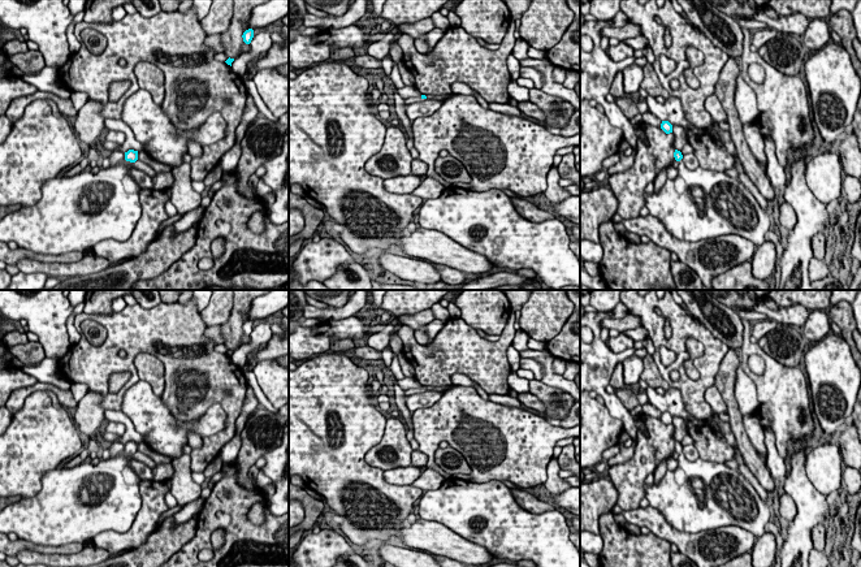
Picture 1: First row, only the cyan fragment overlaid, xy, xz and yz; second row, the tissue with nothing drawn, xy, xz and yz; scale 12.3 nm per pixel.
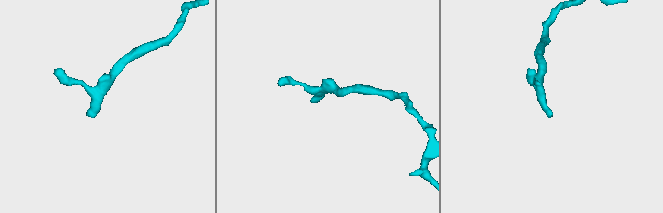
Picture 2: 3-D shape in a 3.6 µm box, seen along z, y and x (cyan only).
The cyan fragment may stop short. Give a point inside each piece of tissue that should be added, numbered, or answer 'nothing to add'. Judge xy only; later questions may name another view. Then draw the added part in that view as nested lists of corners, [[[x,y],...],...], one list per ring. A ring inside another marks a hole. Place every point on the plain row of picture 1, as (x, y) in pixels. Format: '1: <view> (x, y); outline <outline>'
1: xy (74, 505); outline [[[130,453],[120,454],[92,464],[88,459],[73,468],[56,468],[48,471],[42,479],[42,489],[31,498],[22,498],[0,511],[0,532],[16,533],[20,540],[42,546],[62,546],[83,544],[105,531],[127,532],[142,507],[139,492],[140,477],[131,468]]]

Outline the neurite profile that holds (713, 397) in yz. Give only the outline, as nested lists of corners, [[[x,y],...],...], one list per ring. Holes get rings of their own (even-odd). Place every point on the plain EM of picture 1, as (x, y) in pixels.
[[[710,386],[706,389],[705,401],[709,403],[717,416],[719,414],[727,414],[727,406],[715,386]]]

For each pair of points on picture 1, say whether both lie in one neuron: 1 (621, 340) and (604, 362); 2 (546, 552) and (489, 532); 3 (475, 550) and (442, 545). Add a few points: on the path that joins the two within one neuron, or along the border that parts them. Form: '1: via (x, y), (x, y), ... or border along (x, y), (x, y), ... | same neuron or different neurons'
1: border along (608, 346), (615, 353), (634, 346) | different neurons
2: via (532, 537), (503, 532) | same neuron
3: via (467, 550), (450, 545) | same neuron

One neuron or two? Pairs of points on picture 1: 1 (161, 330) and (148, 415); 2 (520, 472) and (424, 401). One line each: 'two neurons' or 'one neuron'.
1: two neurons
2: two neurons

